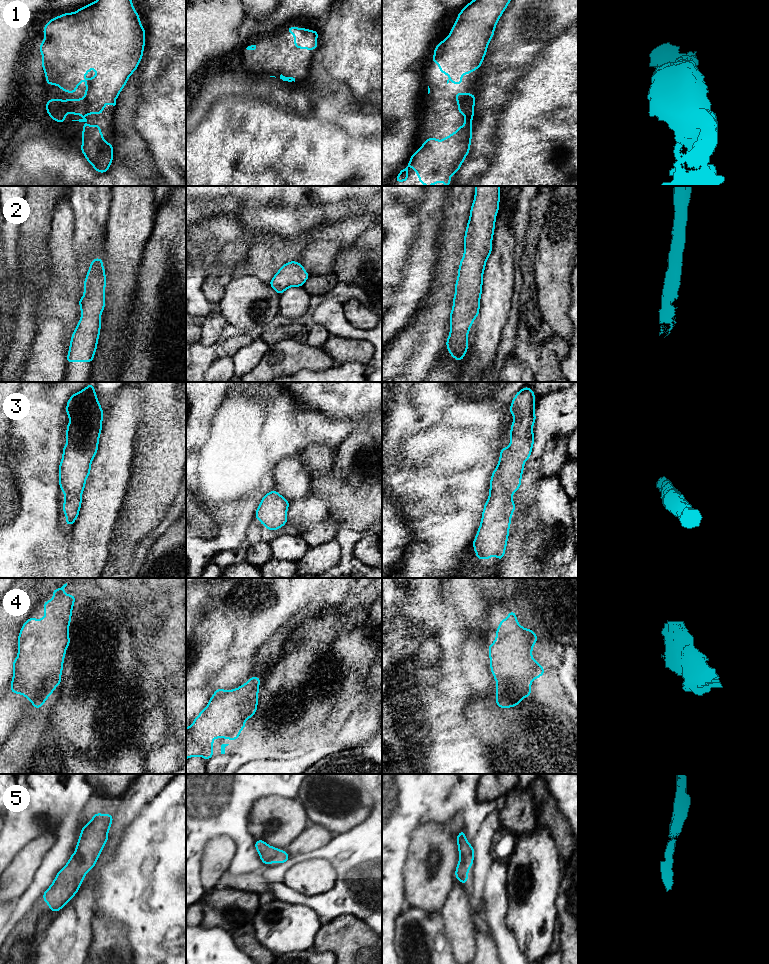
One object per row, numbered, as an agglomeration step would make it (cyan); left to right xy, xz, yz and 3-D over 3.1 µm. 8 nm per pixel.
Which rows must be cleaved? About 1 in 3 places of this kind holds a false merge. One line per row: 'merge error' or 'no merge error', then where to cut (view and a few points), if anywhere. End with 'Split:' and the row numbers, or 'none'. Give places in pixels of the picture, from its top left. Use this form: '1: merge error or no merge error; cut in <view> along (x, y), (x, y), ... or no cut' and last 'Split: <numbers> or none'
1: no merge error; no cut
2: no merge error; no cut
3: no merge error; no cut
4: no merge error; no cut
5: no merge error; no cut
Split: none

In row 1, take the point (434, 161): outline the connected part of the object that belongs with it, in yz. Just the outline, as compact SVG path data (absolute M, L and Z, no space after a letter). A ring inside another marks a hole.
M456 92L456 101L458 103L458 112L466 116L465 124L458 127L456 132L450 136L444 137L441 142L433 137L427 137L424 144L411 155L408 166L402 169L395 179L395 182L408 181L408 168L412 166L414 171L418 174L419 181L422 185L430 186L438 184L441 180L444 181L445 186L451 185L450 177L460 169L465 157L469 153L471 138L472 138L472 118L474 117L475 94Z

